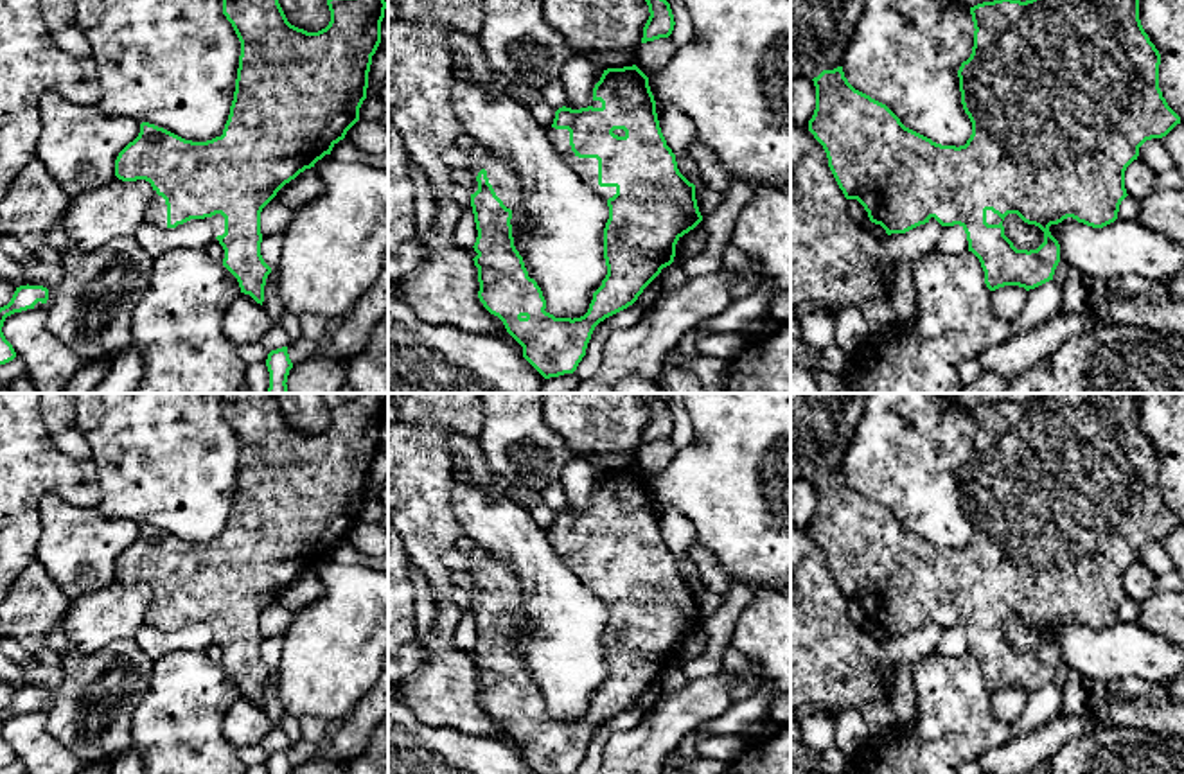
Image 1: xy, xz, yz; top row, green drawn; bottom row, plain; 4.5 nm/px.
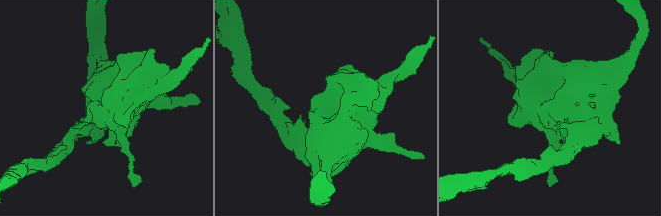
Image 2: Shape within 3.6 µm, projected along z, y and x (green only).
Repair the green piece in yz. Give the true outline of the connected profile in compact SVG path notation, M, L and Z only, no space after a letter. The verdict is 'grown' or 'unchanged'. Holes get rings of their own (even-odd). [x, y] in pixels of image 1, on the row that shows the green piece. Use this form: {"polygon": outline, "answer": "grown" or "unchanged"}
{"polygon": "M994 0L970 7L970 14L974 47L958 70L961 104L972 122L965 145L941 145L906 128L886 104L855 90L843 66L823 70L812 79L816 110L808 131L823 145L844 198L857 199L870 221L888 235L934 221L941 226L959 224L990 291L1004 286L1029 291L1053 280L1060 262L1060 244L1049 226L1067 217L1092 228L1114 223L1128 196L1127 167L1137 160L1146 140L1166 136L1180 124L1180 117L1159 88L1161 54L1141 25L1139 0ZM1008 214L1038 226L1044 242L1037 250L1017 250L1004 235L1003 221Z", "answer": "grown"}

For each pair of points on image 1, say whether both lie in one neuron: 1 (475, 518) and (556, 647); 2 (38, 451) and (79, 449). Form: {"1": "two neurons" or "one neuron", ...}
{"1": "one neuron", "2": "two neurons"}

